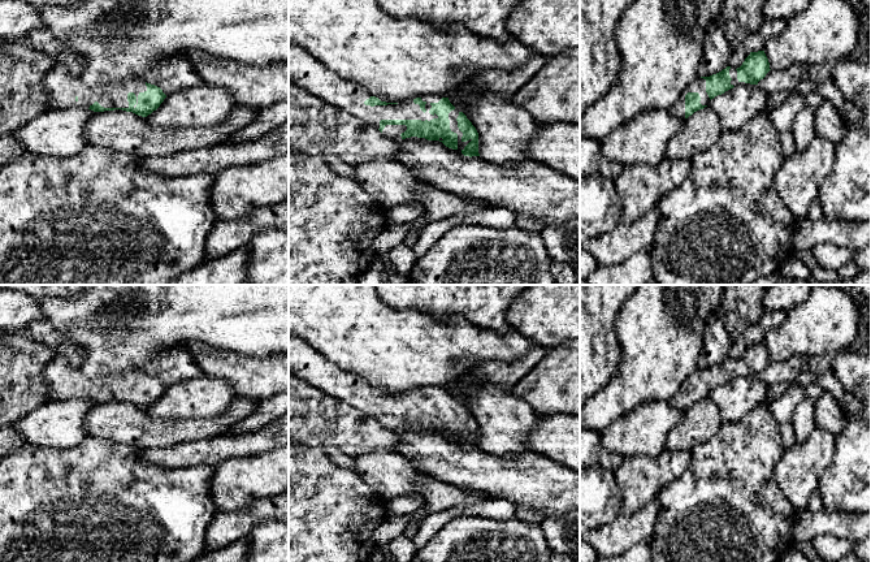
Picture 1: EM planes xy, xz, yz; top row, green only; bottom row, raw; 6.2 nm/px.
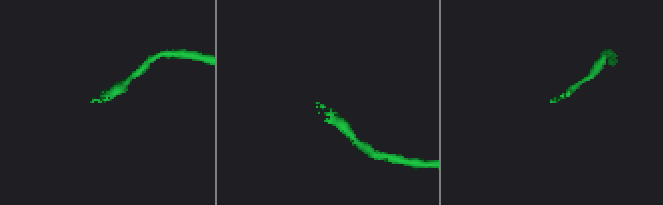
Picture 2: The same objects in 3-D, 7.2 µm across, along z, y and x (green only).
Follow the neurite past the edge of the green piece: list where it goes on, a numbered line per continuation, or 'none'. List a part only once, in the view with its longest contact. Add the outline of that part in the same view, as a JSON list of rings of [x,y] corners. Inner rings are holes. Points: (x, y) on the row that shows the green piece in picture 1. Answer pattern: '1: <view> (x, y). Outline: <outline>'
1: xz (306, 72). Outline: [[[289,42],[289,81],[302,87],[306,91],[309,91],[312,95],[320,98],[326,104],[337,107],[341,111],[346,111],[350,114],[360,118],[361,121],[380,129],[381,120],[421,120],[430,121],[433,118],[438,118],[438,116],[430,114],[429,111],[432,108],[432,103],[438,103],[442,96],[422,96],[421,100],[425,101],[424,113],[420,109],[419,104],[415,104],[413,100],[402,101],[398,104],[387,104],[387,105],[365,105],[364,101],[369,99],[372,95],[363,86],[359,86],[354,82],[341,78],[335,72],[328,69],[321,61],[313,59],[304,48],[298,44]]]

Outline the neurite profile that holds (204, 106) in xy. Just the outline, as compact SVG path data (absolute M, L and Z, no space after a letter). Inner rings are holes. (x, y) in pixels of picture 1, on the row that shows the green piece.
M203 83L166 95L146 120L156 127L211 127L224 121L233 108L233 95L228 90Z

